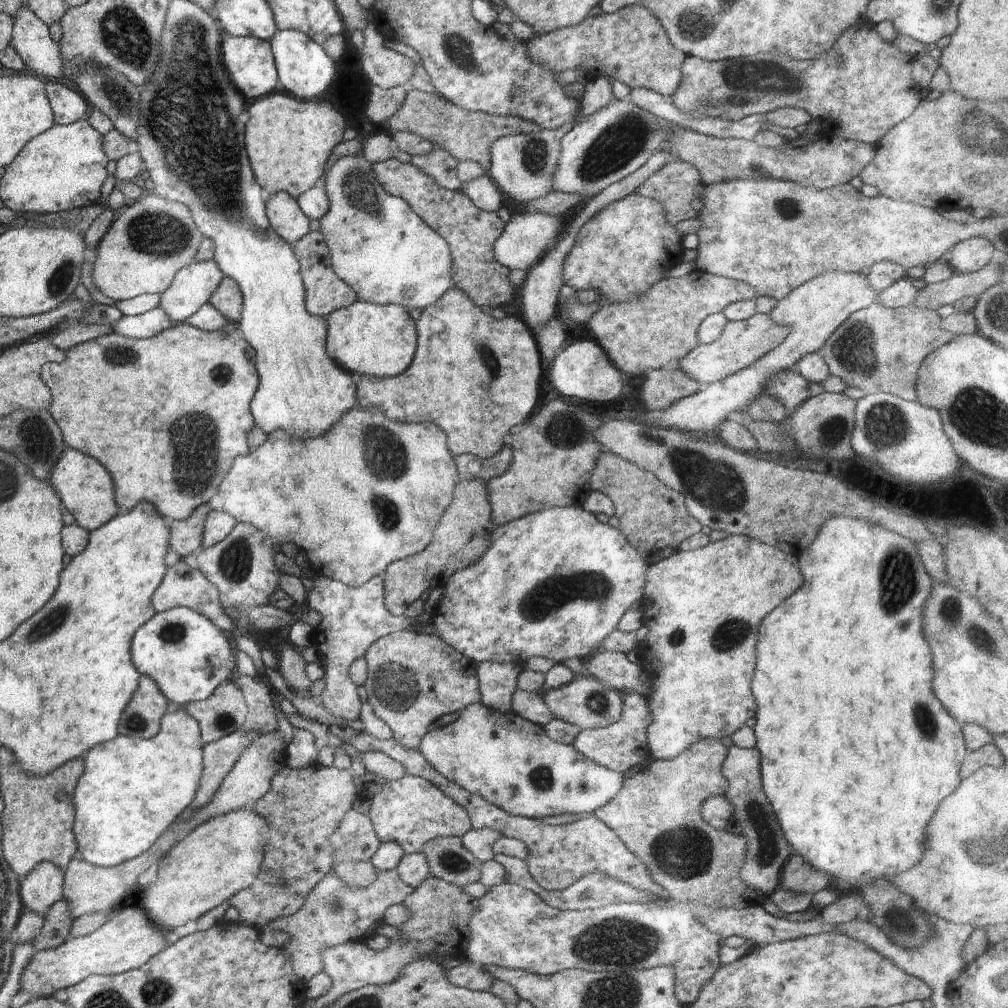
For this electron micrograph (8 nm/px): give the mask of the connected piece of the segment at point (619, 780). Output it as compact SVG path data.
M476 701L458 713L450 724L427 732L418 749L433 769L444 778L481 796L508 814L531 819L555 814L560 816L563 813L586 816L592 814L596 808L603 807L623 785L623 774L595 763L578 752L573 744L562 744L548 738L543 727L513 711L501 713L486 707L482 701Z

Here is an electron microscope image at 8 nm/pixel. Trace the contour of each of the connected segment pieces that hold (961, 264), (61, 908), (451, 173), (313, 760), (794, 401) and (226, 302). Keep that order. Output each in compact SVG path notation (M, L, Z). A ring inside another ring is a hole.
M972 237L955 244L946 256L946 260L954 272L974 272L992 260L994 249L987 238Z
M56 901L45 912L42 928L33 938L34 950L53 949L67 942L73 920L67 901Z
M434 147L424 156L411 156L410 163L431 176L440 186L460 191L463 184L455 171L457 161L445 148Z
M293 727L293 737L286 744L285 764L294 770L302 770L318 764L319 748L310 730Z
M794 368L782 369L772 375L765 384L765 392L777 398L788 413L795 411L810 396L809 382L804 380Z
M224 276L208 302L228 321L237 324L240 322L243 296L238 283L233 278Z

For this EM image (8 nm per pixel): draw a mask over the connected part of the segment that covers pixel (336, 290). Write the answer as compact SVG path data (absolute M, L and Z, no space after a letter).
M310 231L306 236L292 244L294 254L299 260L299 271L305 286L307 311L314 316L326 318L332 311L346 308L358 300L354 289L334 272L331 254L321 231Z

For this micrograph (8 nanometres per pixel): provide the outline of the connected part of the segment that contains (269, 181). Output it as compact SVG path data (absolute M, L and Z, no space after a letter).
M278 89L276 92L258 98L248 108L248 116L250 120L246 124L246 148L248 148L256 182L260 184L266 197L286 191L296 199L303 192L321 184L333 148L342 142L346 130L346 121L340 112L336 112L324 100L302 100Z

